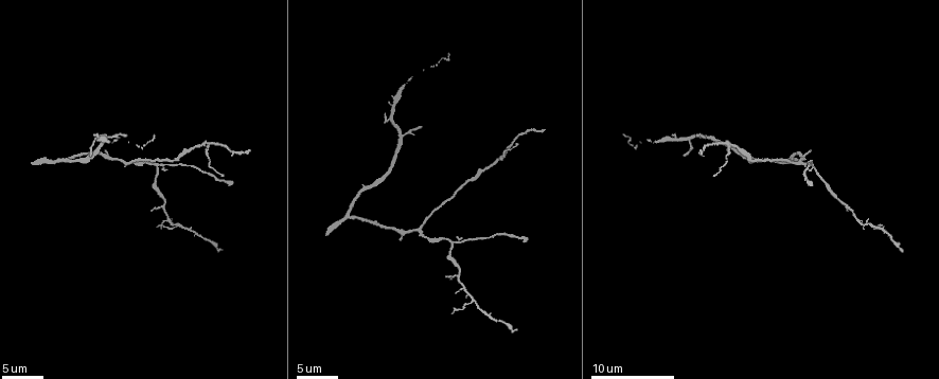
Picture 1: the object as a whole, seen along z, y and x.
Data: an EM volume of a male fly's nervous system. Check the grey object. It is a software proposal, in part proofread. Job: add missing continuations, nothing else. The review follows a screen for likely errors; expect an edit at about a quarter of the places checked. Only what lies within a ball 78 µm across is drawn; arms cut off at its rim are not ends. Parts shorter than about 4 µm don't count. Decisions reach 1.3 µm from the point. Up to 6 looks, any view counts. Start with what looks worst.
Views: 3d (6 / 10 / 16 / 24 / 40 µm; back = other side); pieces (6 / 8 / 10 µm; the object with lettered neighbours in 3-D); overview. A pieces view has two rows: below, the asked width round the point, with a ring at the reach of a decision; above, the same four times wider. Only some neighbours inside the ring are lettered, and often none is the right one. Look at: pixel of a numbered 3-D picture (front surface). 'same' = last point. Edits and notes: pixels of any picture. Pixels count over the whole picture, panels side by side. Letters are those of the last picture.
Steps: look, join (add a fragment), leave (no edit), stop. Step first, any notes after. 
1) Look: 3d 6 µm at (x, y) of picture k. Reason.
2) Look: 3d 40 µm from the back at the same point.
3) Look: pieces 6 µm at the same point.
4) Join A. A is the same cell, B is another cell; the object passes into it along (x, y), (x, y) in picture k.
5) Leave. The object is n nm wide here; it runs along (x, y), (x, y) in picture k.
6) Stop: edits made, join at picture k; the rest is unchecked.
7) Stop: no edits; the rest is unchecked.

Look: pieces 8 µm at (700, 150) of picture 1. End of a long branch.

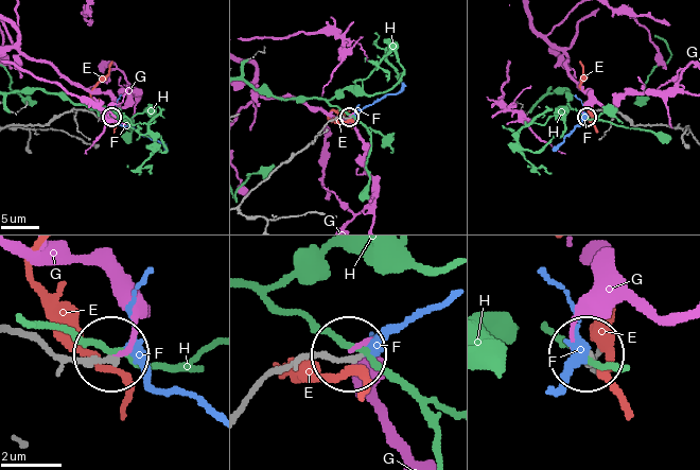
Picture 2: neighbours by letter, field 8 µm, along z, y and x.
Join F. F is the same cell, E, G and H are other cells; the object passes into it along (331, 122), (349, 117), (397, 92), (403, 83) in picture 2; it goes on there.

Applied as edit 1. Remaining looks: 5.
Look: overview.

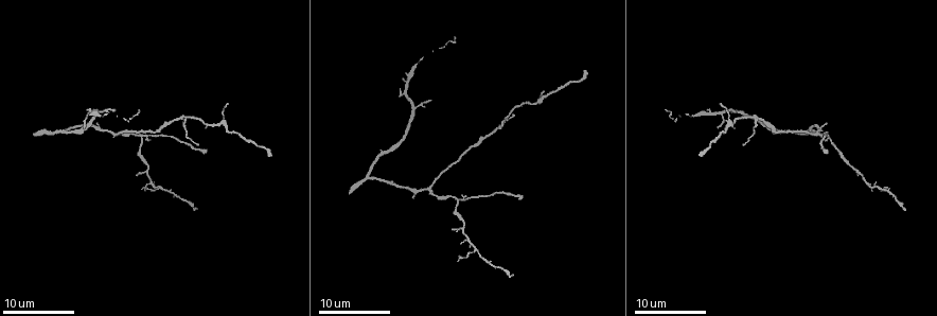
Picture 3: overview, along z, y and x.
Look: 3d 16 µm at (115, 111) of picture 3. Thin end.

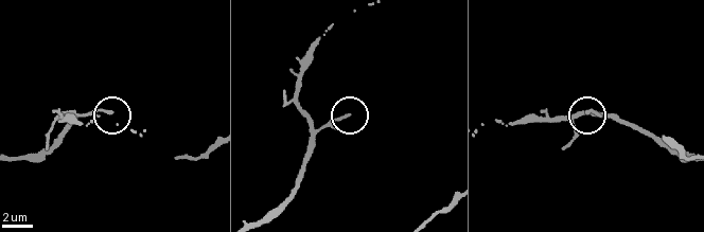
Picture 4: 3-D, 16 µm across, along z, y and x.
Look: pieces 8 µm at (348, 115) of picture 4.

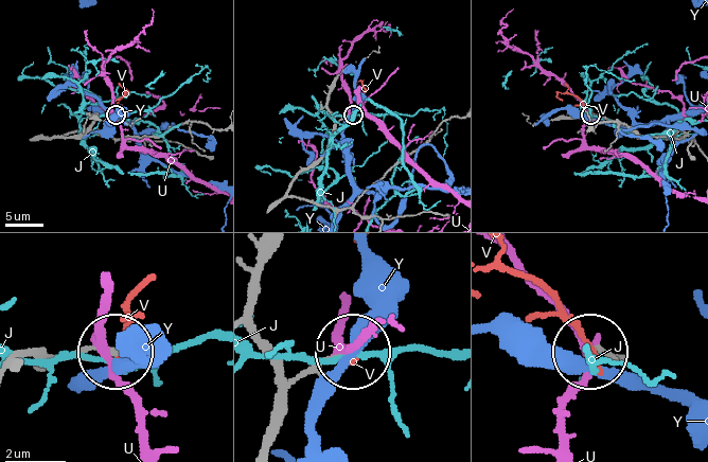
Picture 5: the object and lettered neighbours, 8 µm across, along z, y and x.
Leave. J, U, V and Y are other cells; none of them fits.

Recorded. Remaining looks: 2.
Look: 3d 6 µm at (524, 239) of picture 1. An open end.

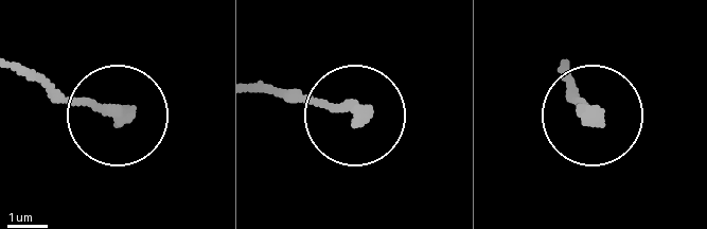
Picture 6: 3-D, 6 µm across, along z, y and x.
Look: pieces 6 µm at (360, 118) of picture 6.

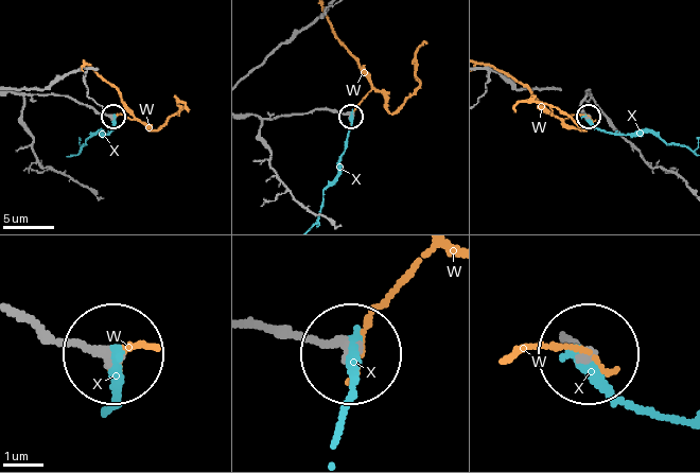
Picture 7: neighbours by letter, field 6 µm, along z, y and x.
Join X. The object is 330 nm wide here; X is the same cell, W is another cell; it goes on there.

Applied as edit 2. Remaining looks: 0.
Stop: edits made, join at picture 2, join at picture 7; the rest is unchecked.

